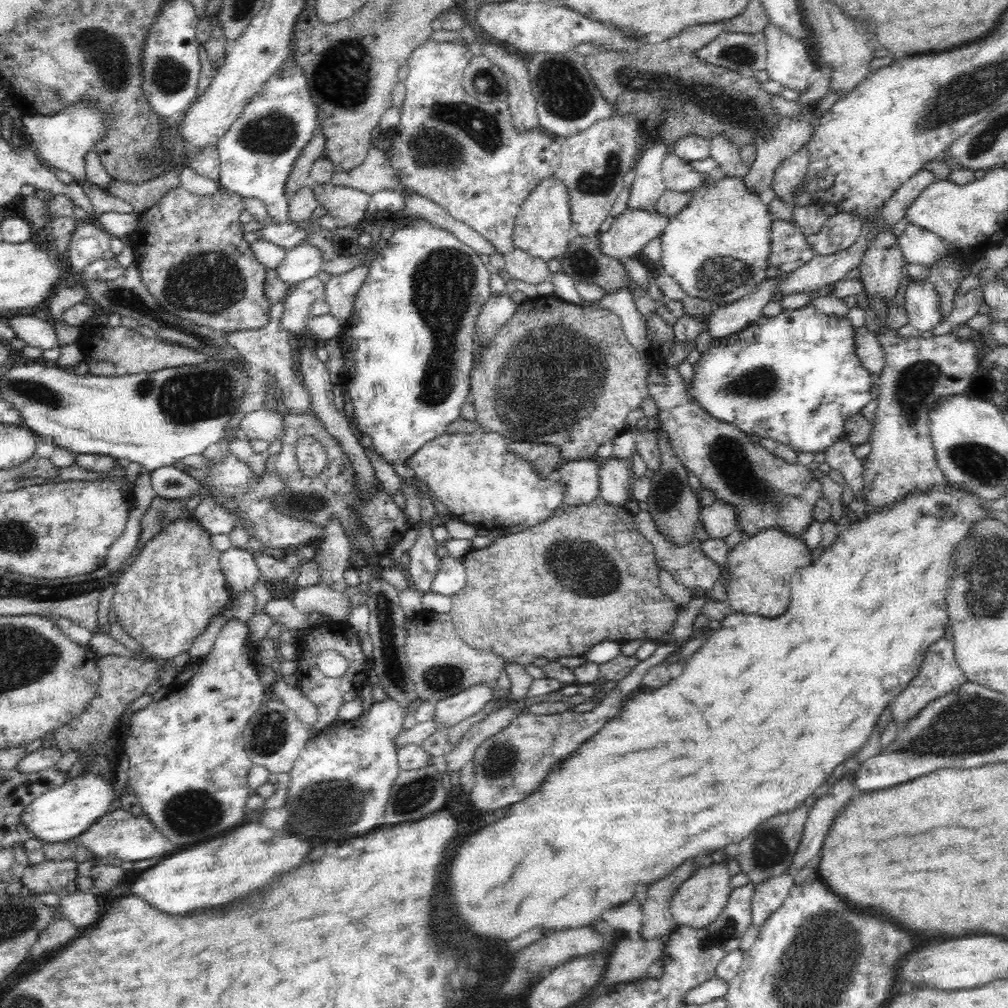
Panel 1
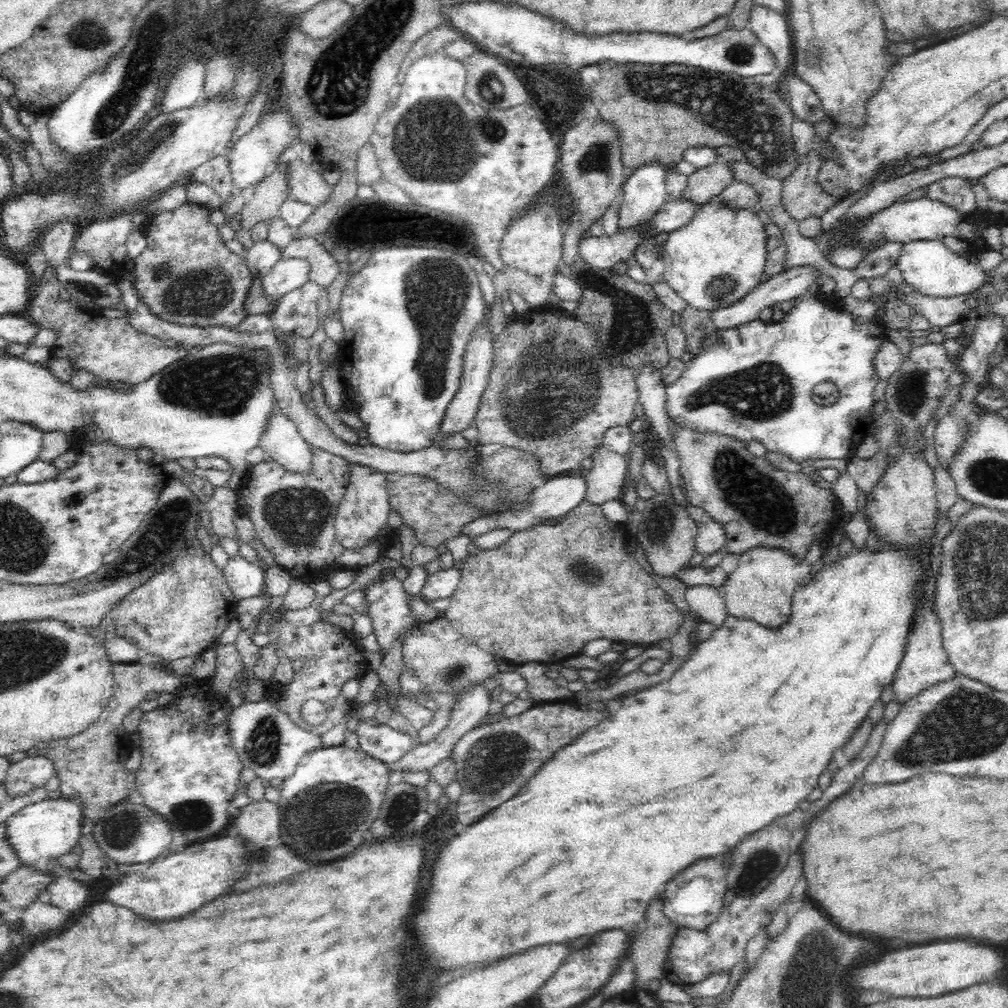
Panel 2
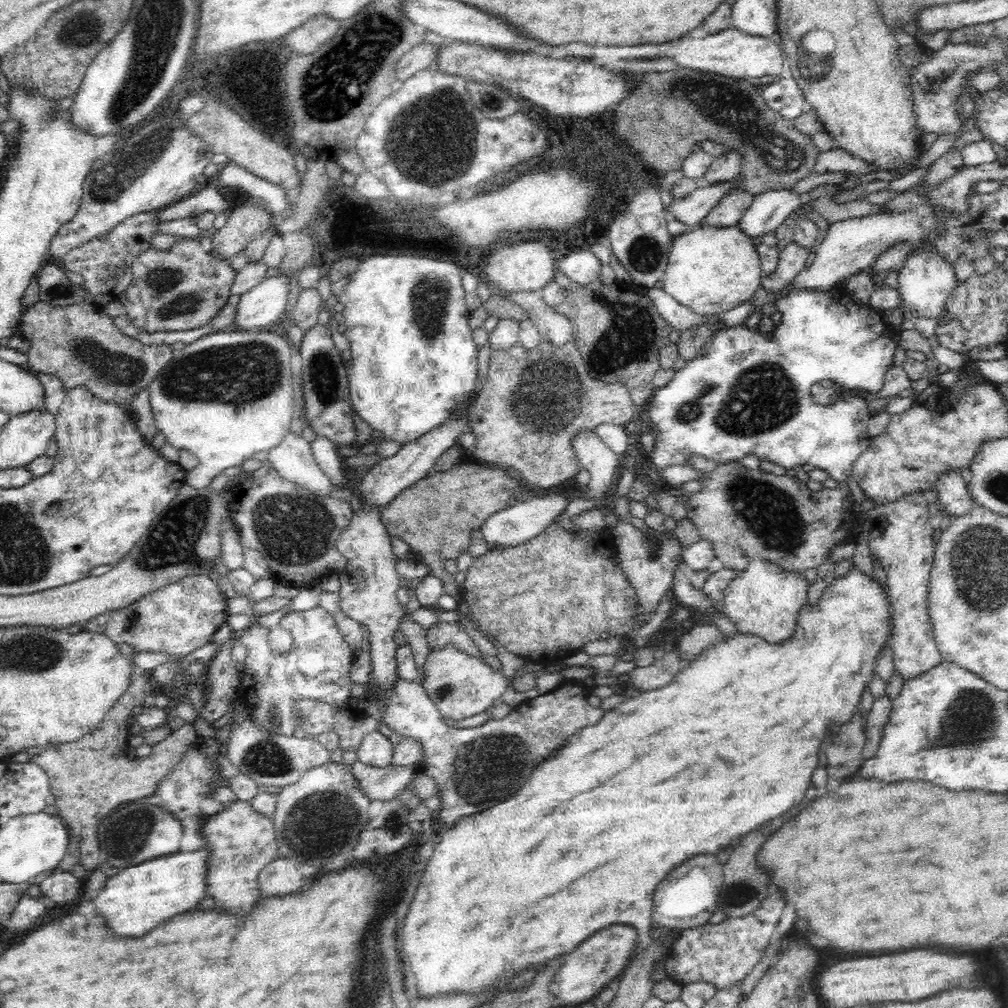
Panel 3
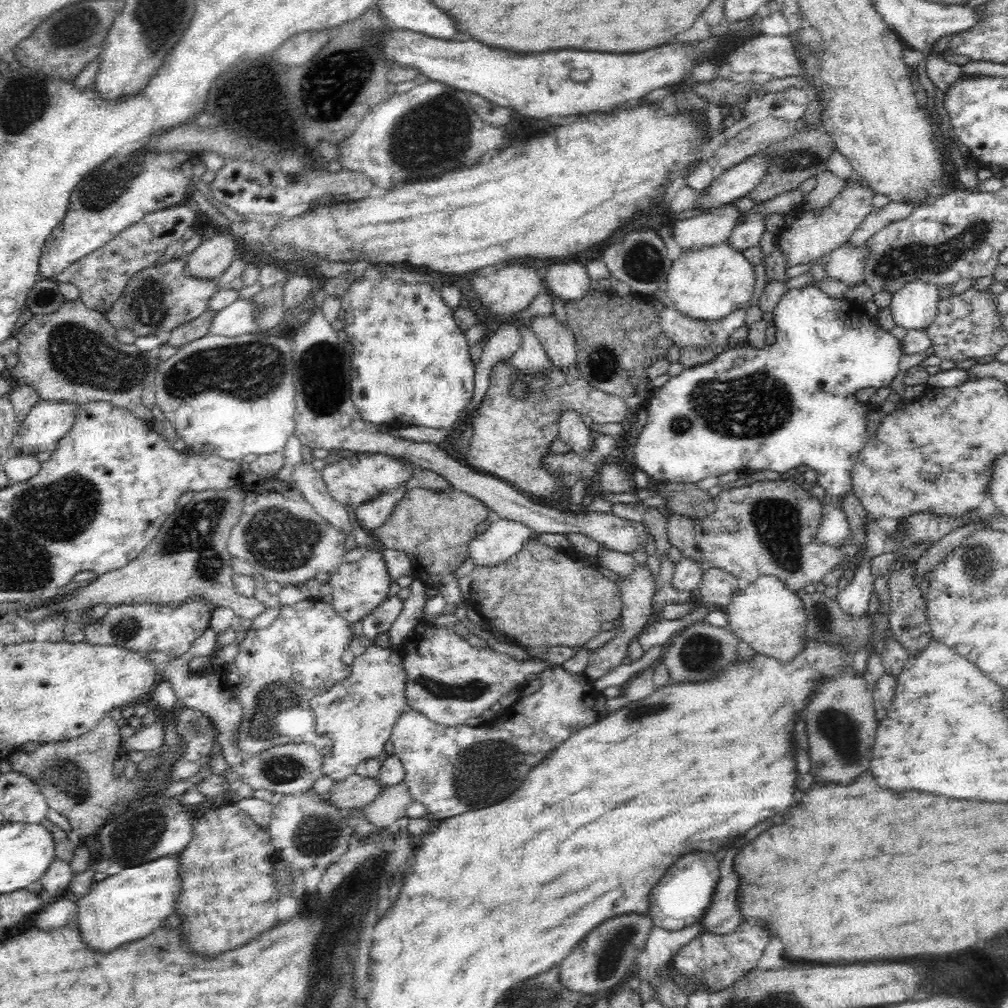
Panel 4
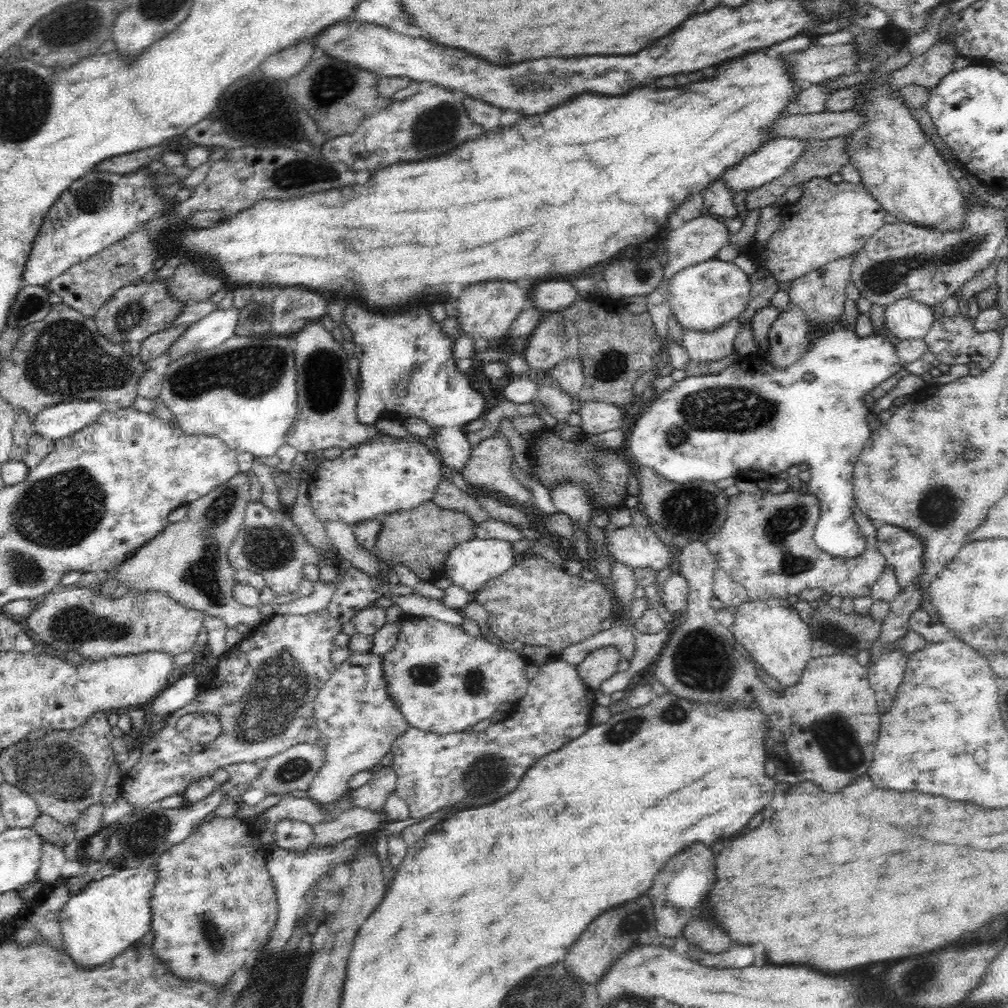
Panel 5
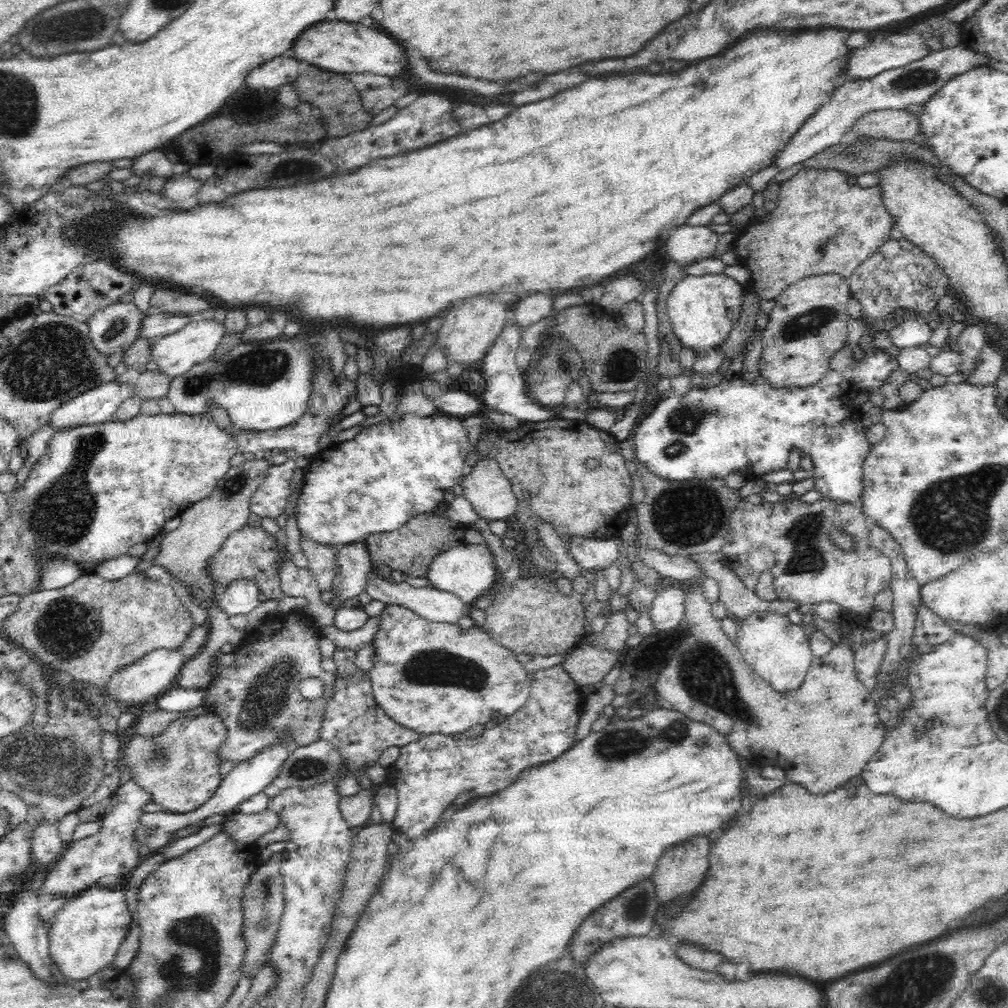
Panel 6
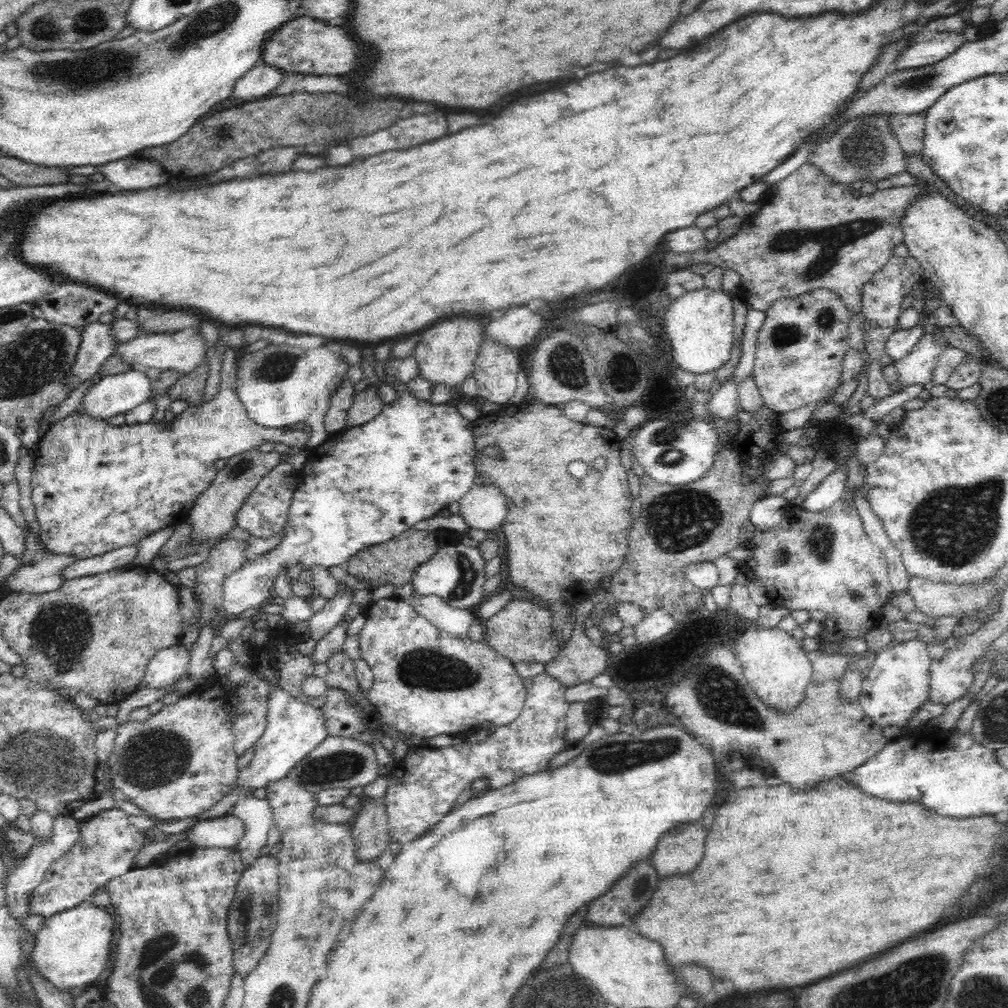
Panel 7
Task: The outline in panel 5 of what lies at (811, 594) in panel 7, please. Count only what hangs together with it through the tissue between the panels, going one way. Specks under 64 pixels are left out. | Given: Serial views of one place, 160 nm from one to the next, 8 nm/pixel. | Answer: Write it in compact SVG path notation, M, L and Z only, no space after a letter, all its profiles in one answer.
M760 488L756 494L739 493L729 498L727 518L720 530L712 534L706 542L709 552L716 559L717 566L724 569L732 579L747 589L751 600L766 599L777 596L786 599L802 593L806 588L822 588L824 595L840 596L840 598L858 598L871 596L872 584L880 578L886 568L887 560L878 551L877 530L880 525L868 519L854 504L853 518L859 526L859 531L865 539L865 550L854 558L840 558L820 550L815 542L814 532L821 512L819 500L808 494L805 488L793 492L788 490L783 494L772 494Z

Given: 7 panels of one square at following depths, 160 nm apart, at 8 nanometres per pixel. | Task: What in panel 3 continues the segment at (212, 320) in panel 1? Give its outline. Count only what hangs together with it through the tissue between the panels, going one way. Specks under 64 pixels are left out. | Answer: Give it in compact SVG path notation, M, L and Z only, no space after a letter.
M178 236L179 241L169 250L161 251L154 247L141 252L133 260L131 272L133 280L128 288L119 296L119 301L125 306L126 317L144 332L158 330L185 331L200 328L209 324L209 320L224 306L230 294L230 287L236 280L236 270L232 268L231 258L218 258L209 253L205 241L196 238Z

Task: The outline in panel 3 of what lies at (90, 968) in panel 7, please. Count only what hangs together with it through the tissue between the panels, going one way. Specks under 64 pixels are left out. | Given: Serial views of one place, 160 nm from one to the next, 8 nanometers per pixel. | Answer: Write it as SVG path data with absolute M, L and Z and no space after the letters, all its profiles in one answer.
M206 847L195 851L178 851L163 857L120 869L119 872L106 879L104 888L92 898L96 912L104 920L105 925L110 928L112 934L122 938L138 938L148 934L152 928L164 924L167 920L192 911L207 893L207 858L209 852Z

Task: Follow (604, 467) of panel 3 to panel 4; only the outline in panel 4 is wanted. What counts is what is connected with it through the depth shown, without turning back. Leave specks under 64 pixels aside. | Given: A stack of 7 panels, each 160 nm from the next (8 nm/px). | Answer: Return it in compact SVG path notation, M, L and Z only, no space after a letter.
M574 410L562 413L558 421L558 437L570 446L570 450L584 456L591 451L594 432L588 429L581 417L582 415Z

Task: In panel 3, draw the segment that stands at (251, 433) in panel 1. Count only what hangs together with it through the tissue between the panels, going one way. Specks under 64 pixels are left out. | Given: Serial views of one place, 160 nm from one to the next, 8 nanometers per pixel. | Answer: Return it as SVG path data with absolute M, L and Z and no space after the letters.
M289 431L278 446L274 446L267 452L267 459L271 463L271 469L276 469L282 478L290 483L300 486L305 493L316 495L316 497L328 497L333 492L331 480L326 477L323 470L320 470L310 443L301 434L294 434Z

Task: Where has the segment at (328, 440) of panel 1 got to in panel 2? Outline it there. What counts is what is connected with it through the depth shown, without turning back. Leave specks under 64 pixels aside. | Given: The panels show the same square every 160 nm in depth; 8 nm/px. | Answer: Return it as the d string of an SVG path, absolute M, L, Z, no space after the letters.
M312 448L312 453L314 453L312 470L306 475L288 473L275 460L263 460L247 469L241 484L234 490L240 514L244 514L250 519L254 525L255 534L257 534L264 548L270 551L277 562L277 566L285 568L293 577L309 578L309 580L313 580L325 571L333 573L338 569L356 570L373 564L379 559L380 555L390 548L396 539L393 531L388 529L388 523L386 522L380 530L382 535L370 545L361 547L358 551L346 549L342 547L340 542L336 541L335 519L344 497L344 458L319 448Z

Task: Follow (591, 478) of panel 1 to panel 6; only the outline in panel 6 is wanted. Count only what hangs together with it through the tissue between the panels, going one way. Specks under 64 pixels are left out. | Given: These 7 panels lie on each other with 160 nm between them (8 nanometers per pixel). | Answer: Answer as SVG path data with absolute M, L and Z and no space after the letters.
M464 543L436 555L436 558L430 563L425 577L428 578L430 586L458 595L464 604L471 607L482 594L492 588L494 581L497 580L492 555L494 554L484 543Z

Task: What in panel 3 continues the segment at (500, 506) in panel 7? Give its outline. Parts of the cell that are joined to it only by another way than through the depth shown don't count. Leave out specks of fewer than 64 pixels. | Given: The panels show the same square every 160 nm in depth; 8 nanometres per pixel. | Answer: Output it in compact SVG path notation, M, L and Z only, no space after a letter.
M571 340L562 344L562 346L556 346L546 341L541 341L536 348L528 350L523 348L519 342L516 342L512 348L508 350L494 350L489 356L489 368L486 374L486 380L483 384L483 388L479 392L475 403L469 410L469 425L471 426L471 432L476 437L473 448L470 448L467 452L474 456L474 460L478 463L490 464L493 466L500 466L513 473L519 473L520 478L524 479L524 484L536 488L550 489L554 486L558 486L566 480L575 477L579 474L578 459L573 449L573 436L580 431L594 431L599 424L615 424L616 426L625 426L632 418L632 414L637 410L634 401L627 386L624 386L621 382L602 382L601 380L594 380L589 374L586 374L584 366L582 366L582 355L577 349L577 341Z

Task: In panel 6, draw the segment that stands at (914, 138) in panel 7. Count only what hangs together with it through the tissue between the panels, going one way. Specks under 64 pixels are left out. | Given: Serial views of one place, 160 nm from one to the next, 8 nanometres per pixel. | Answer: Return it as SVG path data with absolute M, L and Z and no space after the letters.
M874 110L860 116L842 139L846 144L852 144L855 138L885 139L894 142L911 142L921 132L920 117L908 110Z

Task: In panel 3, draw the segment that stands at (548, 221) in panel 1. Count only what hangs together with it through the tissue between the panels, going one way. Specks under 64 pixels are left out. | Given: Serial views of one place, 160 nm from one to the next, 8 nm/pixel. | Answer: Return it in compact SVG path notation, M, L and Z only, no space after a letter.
M529 240L516 242L514 244L504 245L498 250L492 250L492 254L486 258L481 276L486 282L502 294L508 295L514 290L523 290L524 292L534 292L534 290L543 289L554 279L554 268L557 258L550 252L550 248L542 240Z

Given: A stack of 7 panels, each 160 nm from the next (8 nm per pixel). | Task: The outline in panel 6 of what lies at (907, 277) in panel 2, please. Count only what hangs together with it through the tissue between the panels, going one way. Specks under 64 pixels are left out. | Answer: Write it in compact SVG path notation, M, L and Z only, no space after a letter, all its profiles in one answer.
M905 310L905 317L896 326L889 330L892 342L896 348L912 348L912 346L924 345L930 336L932 329L928 321L921 320L919 313Z

